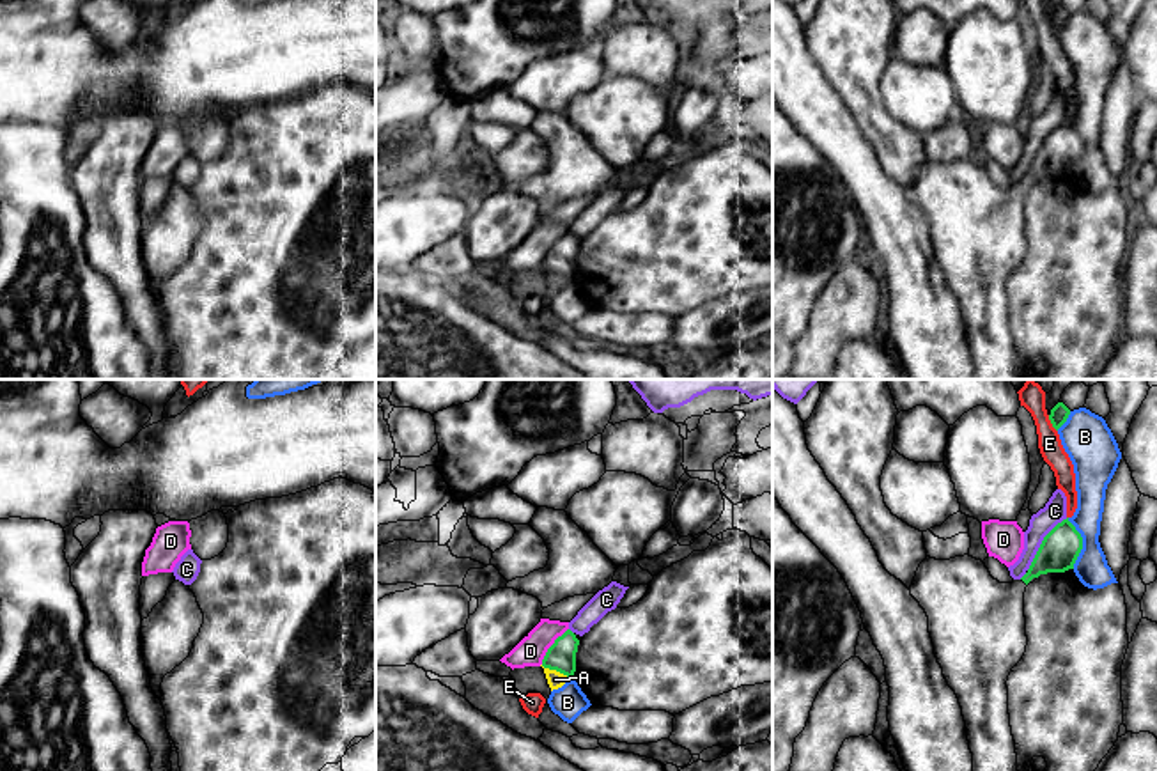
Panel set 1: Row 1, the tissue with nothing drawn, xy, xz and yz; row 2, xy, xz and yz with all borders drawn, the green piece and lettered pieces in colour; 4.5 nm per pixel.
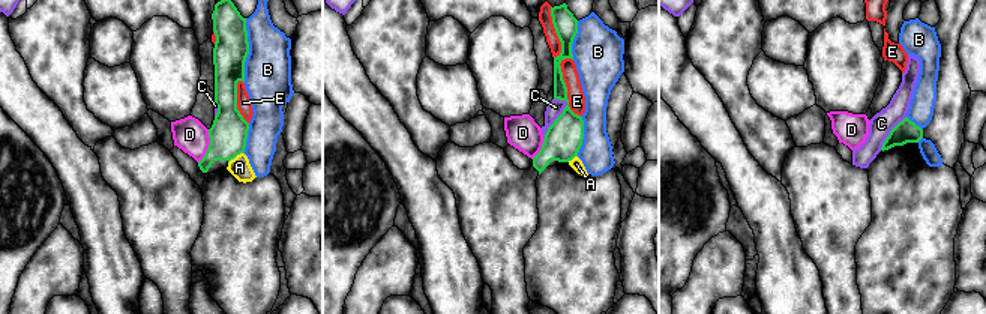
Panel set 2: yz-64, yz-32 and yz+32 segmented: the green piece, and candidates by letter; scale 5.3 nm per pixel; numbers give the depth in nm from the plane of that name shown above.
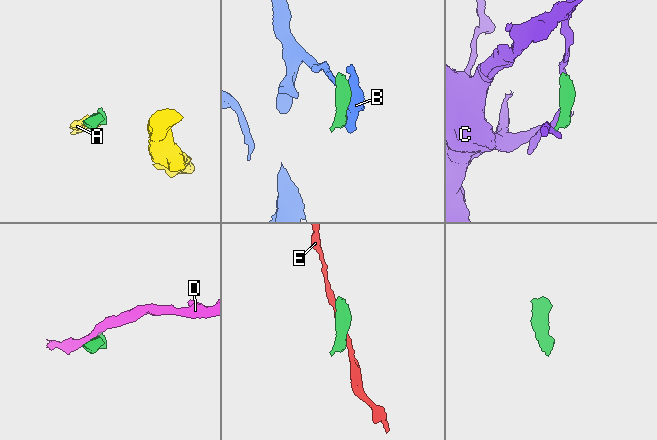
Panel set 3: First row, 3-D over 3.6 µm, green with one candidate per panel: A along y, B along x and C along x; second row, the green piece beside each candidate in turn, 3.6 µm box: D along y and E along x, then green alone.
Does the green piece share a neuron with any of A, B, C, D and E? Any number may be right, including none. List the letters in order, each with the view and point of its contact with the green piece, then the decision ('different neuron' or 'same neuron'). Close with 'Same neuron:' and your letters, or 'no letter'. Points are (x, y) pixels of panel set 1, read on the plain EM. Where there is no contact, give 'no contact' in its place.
A: contact xz (555, 272); different neuron
B: contact yz (1081, 146); different neuron
C: contact yz (1042, 146); different neuron
D: contact xz (551, 249); different neuron
E: contact yz (1051, 25); different neuron
Same neuron: no letter

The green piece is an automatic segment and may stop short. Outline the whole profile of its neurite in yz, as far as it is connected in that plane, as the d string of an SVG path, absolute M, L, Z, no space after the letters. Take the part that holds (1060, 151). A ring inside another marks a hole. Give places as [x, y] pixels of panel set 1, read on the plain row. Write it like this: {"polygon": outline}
{"polygon": "M1067 121L1044 140L1028 175L1012 186L999 186L982 163L969 158L950 163L927 160L916 174L909 193L928 220L934 257L962 310L973 379L1019 379L1006 284L1028 248L1024 195L1040 177L1074 172L1081 152L1083 140Z"}

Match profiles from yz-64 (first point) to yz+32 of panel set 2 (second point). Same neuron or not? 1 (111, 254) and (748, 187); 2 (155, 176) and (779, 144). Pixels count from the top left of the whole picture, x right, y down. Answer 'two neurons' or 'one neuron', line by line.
1: one neuron
2: two neurons

